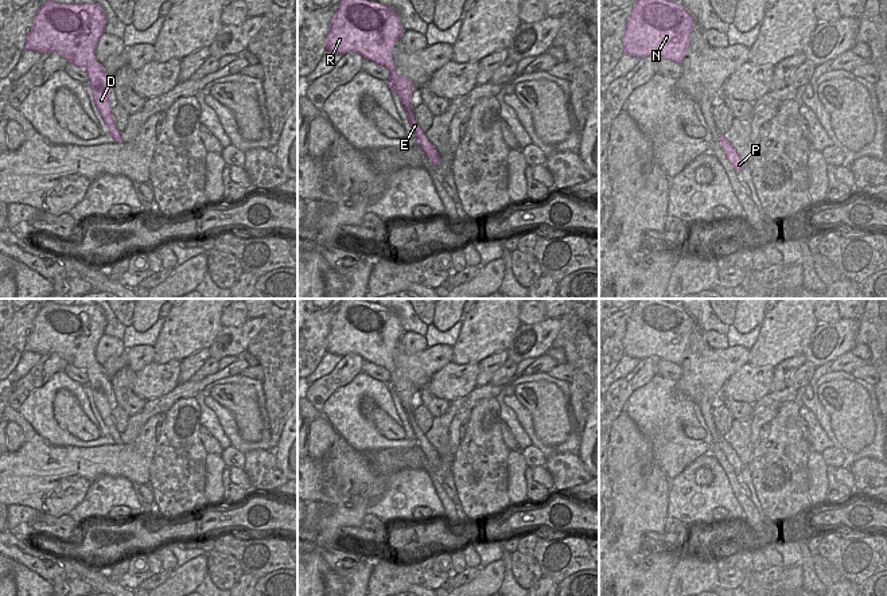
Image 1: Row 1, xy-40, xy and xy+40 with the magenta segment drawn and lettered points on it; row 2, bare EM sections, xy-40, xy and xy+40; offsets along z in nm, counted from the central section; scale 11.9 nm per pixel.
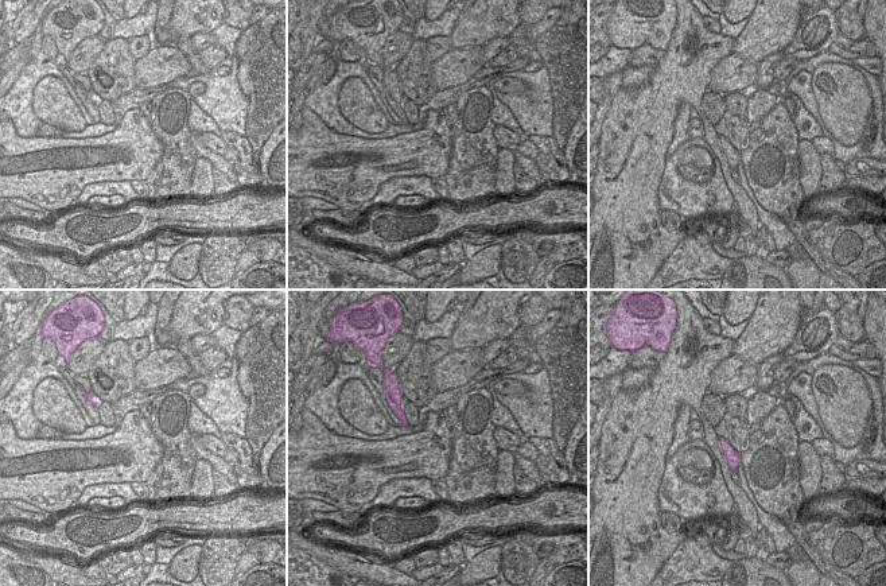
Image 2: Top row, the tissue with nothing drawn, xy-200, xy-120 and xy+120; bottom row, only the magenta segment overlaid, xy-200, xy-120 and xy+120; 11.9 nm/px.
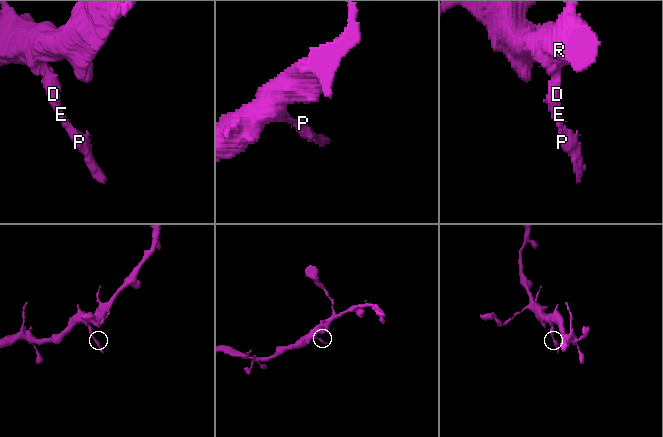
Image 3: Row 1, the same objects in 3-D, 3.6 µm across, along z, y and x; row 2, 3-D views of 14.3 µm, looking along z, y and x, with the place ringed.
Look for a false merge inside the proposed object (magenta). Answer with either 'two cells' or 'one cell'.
one cell

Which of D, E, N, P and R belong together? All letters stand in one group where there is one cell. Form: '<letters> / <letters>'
D E N P R

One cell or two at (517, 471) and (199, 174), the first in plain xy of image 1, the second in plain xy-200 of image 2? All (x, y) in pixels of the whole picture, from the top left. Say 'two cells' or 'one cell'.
one cell

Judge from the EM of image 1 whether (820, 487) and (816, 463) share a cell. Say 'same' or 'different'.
same

